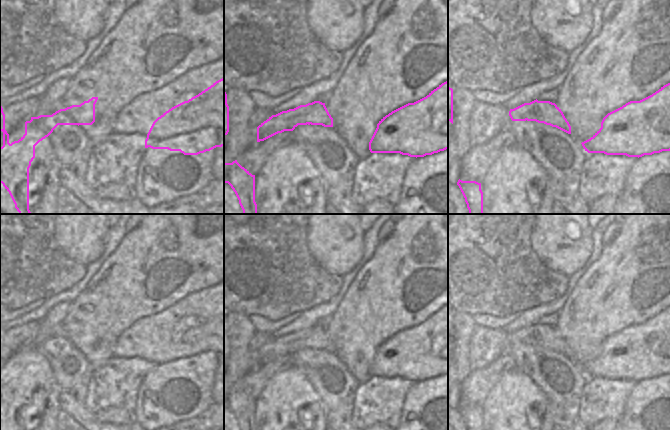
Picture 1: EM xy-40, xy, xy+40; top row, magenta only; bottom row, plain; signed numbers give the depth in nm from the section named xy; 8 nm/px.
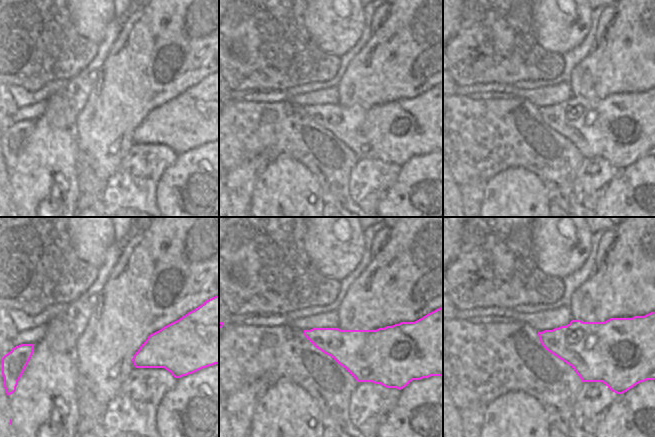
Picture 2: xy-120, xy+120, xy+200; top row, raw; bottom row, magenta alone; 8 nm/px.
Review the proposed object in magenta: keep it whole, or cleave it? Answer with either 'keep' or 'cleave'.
cleave

